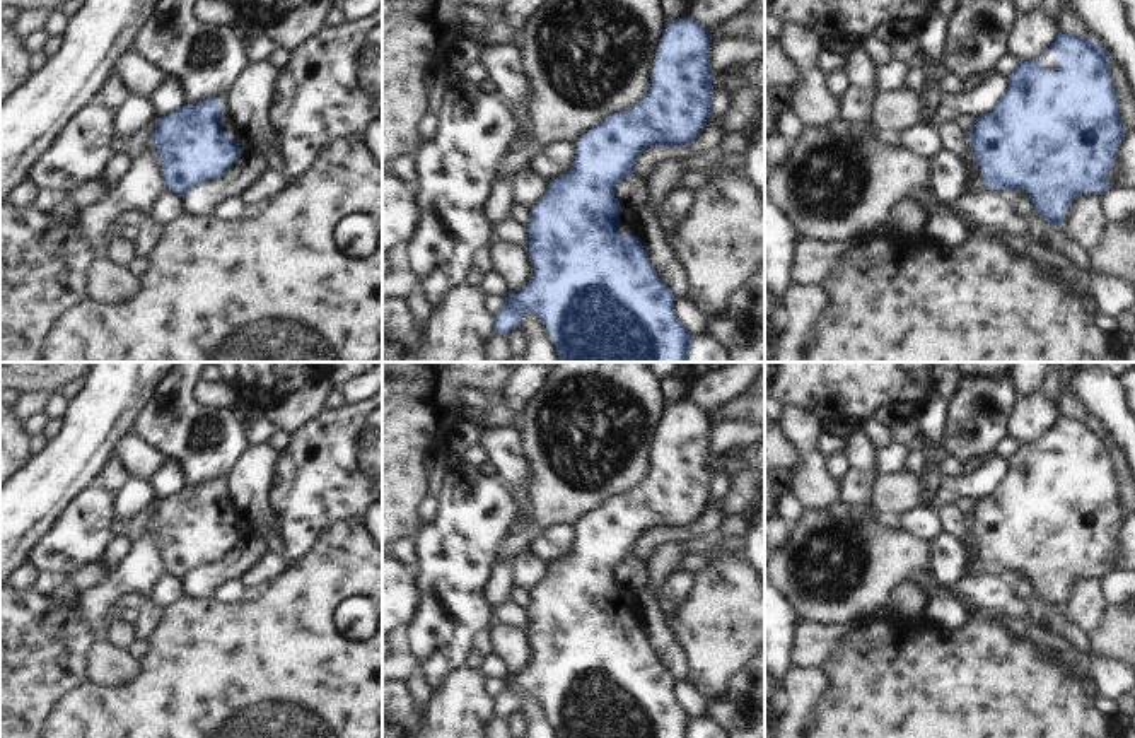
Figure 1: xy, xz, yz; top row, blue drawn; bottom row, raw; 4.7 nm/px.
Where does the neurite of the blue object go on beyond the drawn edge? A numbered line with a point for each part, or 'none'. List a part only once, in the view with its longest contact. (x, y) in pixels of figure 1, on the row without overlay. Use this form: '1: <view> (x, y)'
1: yz (1047, 441)

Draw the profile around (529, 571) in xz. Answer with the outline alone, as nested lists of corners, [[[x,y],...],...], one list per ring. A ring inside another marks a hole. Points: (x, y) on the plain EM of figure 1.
[[[527,552],[512,560],[512,572],[515,586],[531,593],[546,579],[550,564]]]

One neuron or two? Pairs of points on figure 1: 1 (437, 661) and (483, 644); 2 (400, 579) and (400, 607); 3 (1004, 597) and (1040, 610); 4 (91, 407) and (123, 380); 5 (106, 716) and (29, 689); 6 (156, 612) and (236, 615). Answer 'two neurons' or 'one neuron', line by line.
1: two neurons
2: one neuron
3: two neurons
4: one neuron
5: two neurons
6: two neurons

